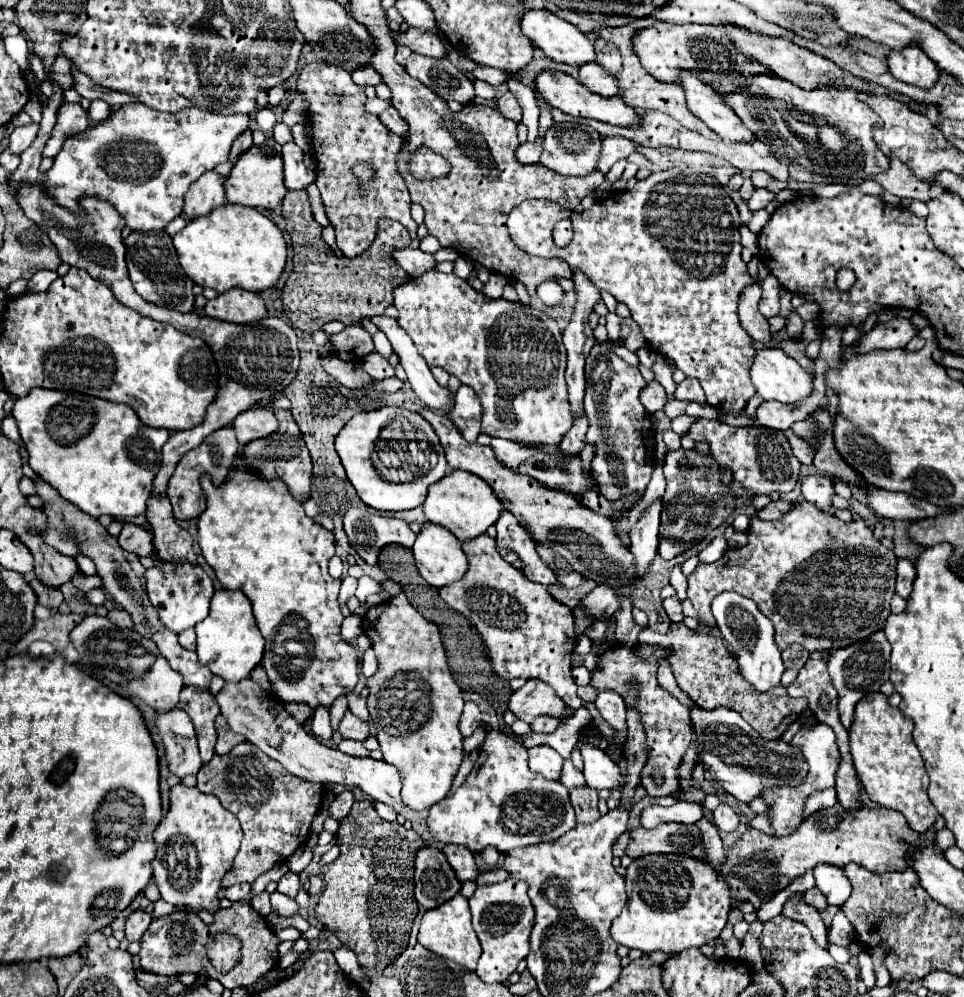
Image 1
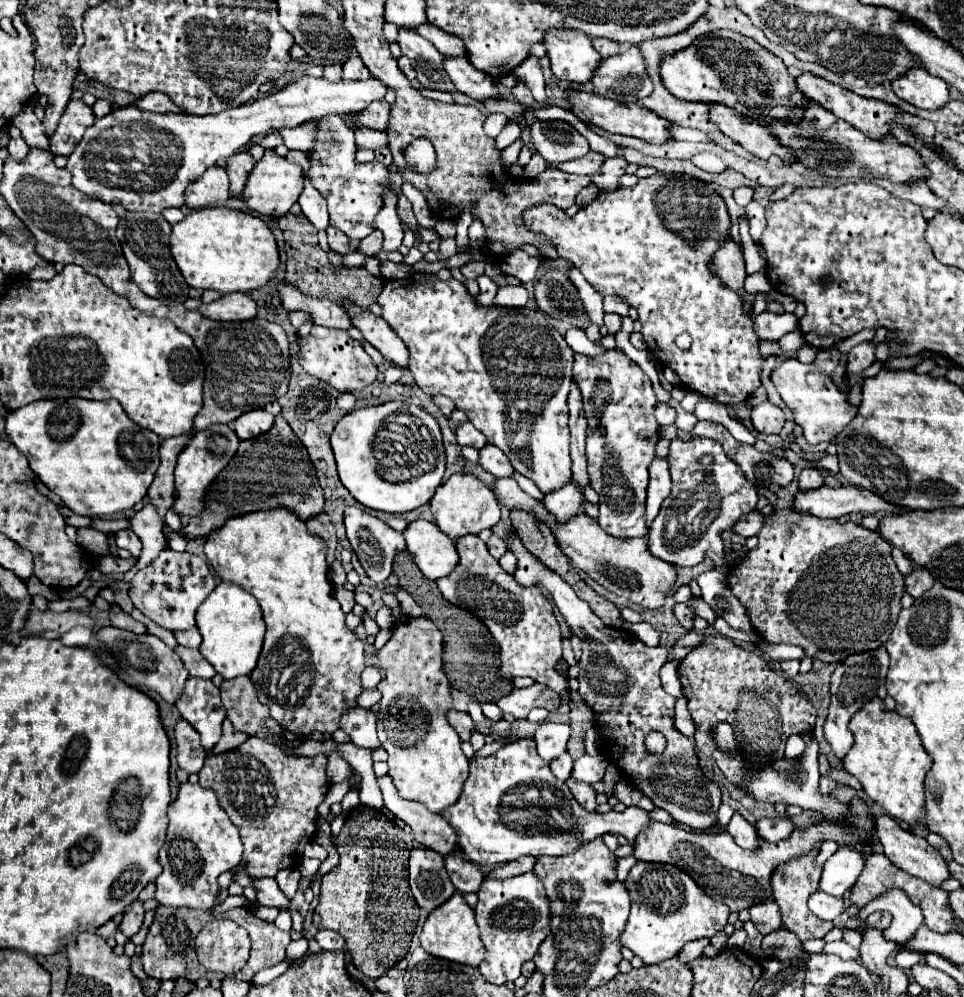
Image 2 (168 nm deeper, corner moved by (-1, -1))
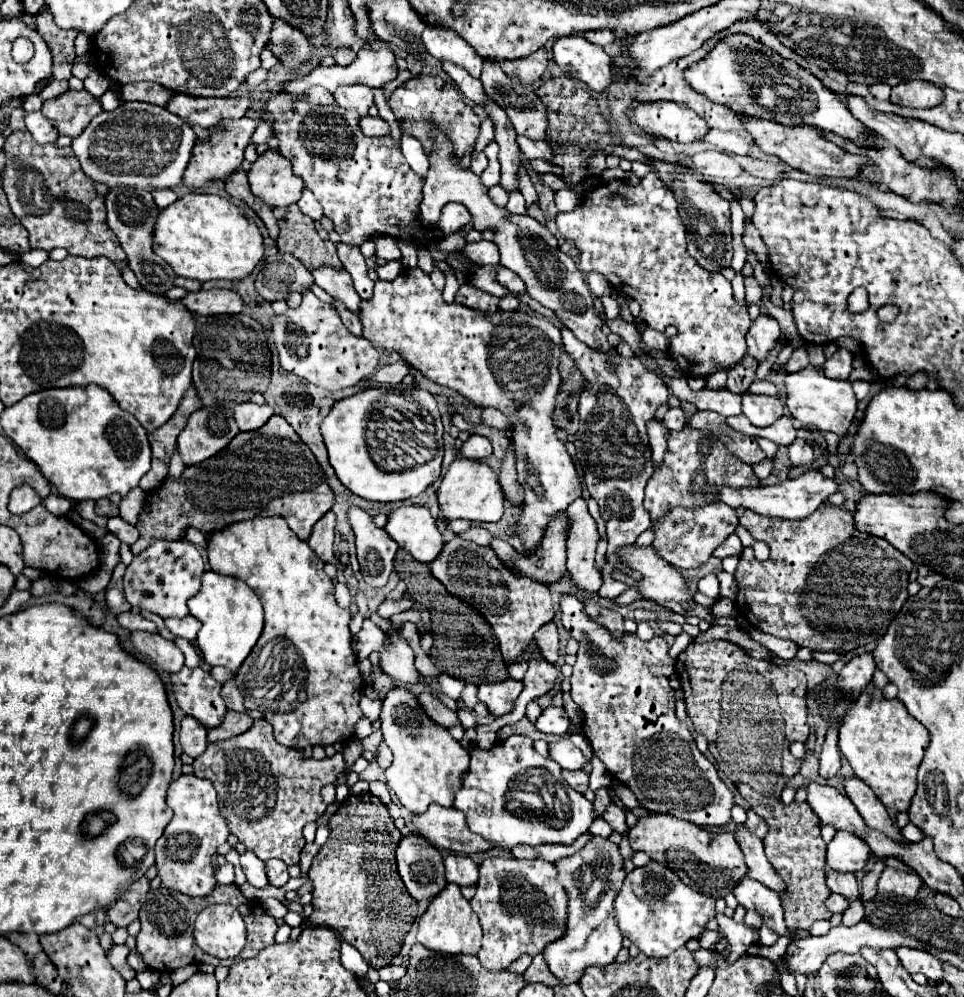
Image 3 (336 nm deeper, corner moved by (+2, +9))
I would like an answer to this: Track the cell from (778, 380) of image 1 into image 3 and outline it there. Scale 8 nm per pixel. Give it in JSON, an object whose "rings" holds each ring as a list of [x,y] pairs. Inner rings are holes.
{"rings":[[[807,366],[799,372],[785,372],[785,388],[787,388],[787,410],[793,420],[801,426],[815,424],[821,432],[845,434],[857,412],[857,398],[849,380],[831,380],[823,374],[821,366]]]}

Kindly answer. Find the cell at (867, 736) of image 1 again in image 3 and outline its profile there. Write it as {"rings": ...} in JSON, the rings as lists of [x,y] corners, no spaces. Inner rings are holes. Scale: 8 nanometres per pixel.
{"rings":[[[867,688],[843,718],[839,730],[839,748],[855,774],[877,792],[879,800],[895,812],[907,812],[917,790],[917,768],[929,744],[929,732],[919,720],[907,714],[903,702],[885,700],[879,690]],[[891,736],[891,738],[883,738]],[[883,740],[891,740],[889,744]]]}

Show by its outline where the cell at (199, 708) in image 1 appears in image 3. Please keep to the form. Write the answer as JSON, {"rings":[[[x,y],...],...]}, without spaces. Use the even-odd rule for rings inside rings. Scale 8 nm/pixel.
{"rings":[[[183,668],[171,676],[179,708],[197,718],[205,728],[217,728],[223,722],[227,706],[221,698],[221,684],[201,668]]]}

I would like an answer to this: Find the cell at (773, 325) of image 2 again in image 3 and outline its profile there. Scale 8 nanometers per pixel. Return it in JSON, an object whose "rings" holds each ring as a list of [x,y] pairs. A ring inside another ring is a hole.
{"rings":[[[767,314],[757,316],[747,332],[747,354],[757,358],[759,362],[765,360],[767,352],[773,348],[779,334],[781,334],[779,322],[773,316]]]}

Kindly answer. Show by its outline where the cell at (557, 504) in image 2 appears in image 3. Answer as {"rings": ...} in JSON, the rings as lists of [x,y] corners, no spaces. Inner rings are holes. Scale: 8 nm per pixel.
{"rings":[[[559,512],[557,516],[551,516],[543,542],[537,548],[533,556],[527,558],[527,564],[519,564],[517,572],[531,576],[533,580],[543,580],[545,584],[555,582],[563,576],[567,570],[567,552],[565,552],[565,542],[567,542],[567,512]]]}

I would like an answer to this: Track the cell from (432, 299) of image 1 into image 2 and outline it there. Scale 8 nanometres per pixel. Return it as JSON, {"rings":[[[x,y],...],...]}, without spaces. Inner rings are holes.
{"rings":[[[414,272],[402,280],[386,280],[376,302],[382,308],[380,316],[410,350],[410,372],[424,394],[444,394],[454,400],[458,410],[468,414],[470,422],[488,438],[488,442],[498,446],[510,458],[514,470],[530,478],[540,492],[550,494],[572,480],[566,398],[572,382],[574,352],[540,310],[502,306],[482,308],[466,292],[462,282],[454,278],[442,282],[434,274],[422,272]],[[518,398],[528,400],[526,414],[516,410],[514,402]]]}

